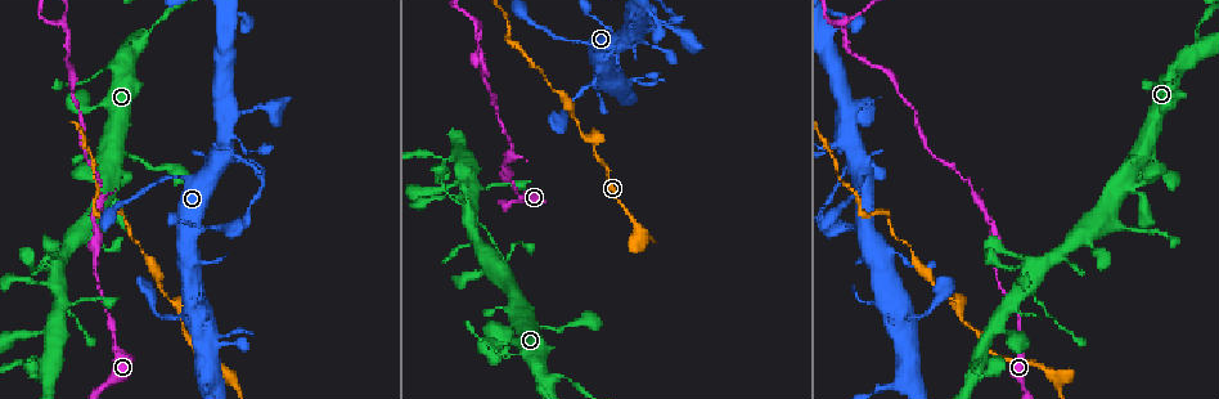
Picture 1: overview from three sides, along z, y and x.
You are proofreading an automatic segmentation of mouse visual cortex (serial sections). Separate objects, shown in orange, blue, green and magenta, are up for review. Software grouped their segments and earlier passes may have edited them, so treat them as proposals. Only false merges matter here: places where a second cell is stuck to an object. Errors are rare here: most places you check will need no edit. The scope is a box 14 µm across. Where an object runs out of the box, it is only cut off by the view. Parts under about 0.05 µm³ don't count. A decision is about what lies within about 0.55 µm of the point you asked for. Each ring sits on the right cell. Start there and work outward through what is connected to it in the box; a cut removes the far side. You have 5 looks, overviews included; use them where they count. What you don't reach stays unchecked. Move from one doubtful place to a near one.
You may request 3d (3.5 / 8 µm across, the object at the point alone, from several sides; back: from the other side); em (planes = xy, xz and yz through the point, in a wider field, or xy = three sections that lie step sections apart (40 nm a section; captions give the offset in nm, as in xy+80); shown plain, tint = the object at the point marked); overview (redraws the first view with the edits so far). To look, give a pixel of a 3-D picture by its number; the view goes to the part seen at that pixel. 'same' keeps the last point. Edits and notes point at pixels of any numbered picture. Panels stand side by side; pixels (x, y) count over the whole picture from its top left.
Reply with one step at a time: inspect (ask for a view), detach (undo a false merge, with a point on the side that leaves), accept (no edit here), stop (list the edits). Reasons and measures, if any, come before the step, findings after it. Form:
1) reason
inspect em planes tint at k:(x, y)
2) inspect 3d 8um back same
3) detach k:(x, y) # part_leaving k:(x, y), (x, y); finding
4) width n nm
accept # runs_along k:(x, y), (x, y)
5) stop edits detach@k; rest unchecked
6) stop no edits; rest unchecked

narrows sharply
inspect 3d 3.5um at 1:(180, 310)

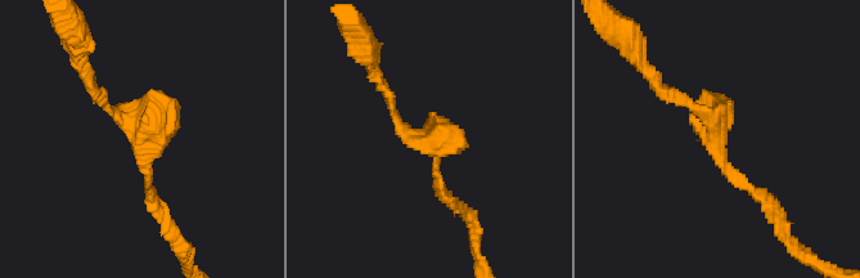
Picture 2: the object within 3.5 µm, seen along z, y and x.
inspect em xy step 5 tint at 2:(140, 134)

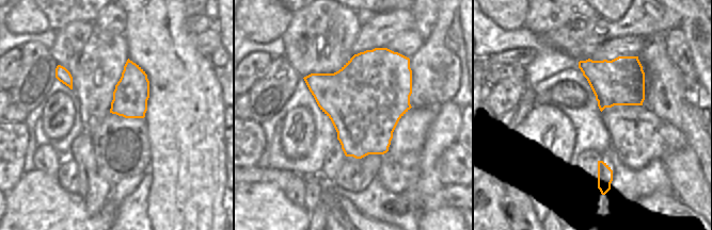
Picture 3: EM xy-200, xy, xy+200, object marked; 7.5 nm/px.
cut it another way
inspect em planes tint same

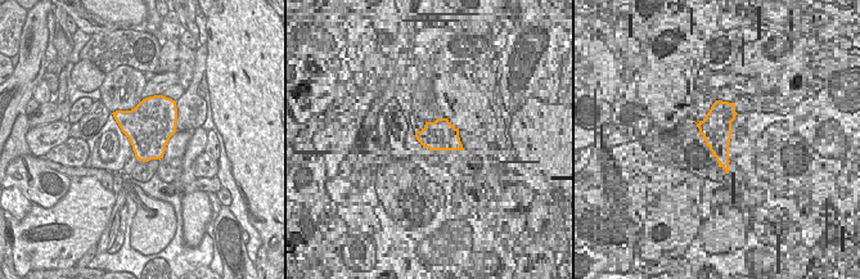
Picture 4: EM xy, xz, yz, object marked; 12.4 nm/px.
width 600 nm
accept # runs_along 2:(762, 200), (720, 160), (714, 120), (663, 93); one cell here

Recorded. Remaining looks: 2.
sharp bend
inspect 3d 3.5um back at 1:(510, 39)

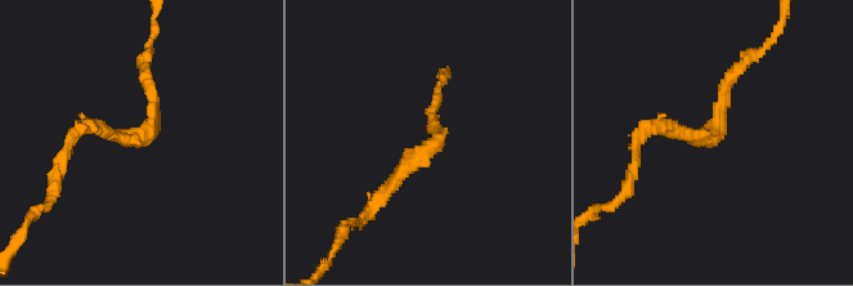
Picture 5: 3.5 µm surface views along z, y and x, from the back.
arm_widths 150, 150 nm
inspect em xy step 2 tint at 5:(712, 136)

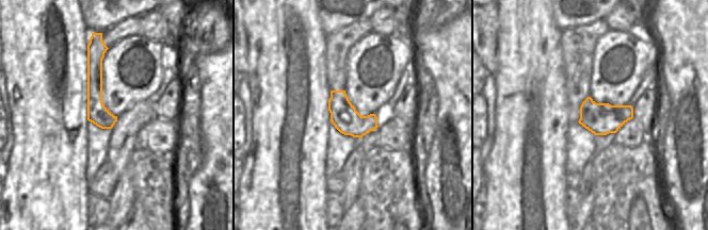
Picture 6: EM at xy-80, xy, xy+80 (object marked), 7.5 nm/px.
accept # runs_along 5:(655, 128), (712, 135), (744, 59); continuous, no second cell

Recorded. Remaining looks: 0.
stop no edits; rest unchecked

